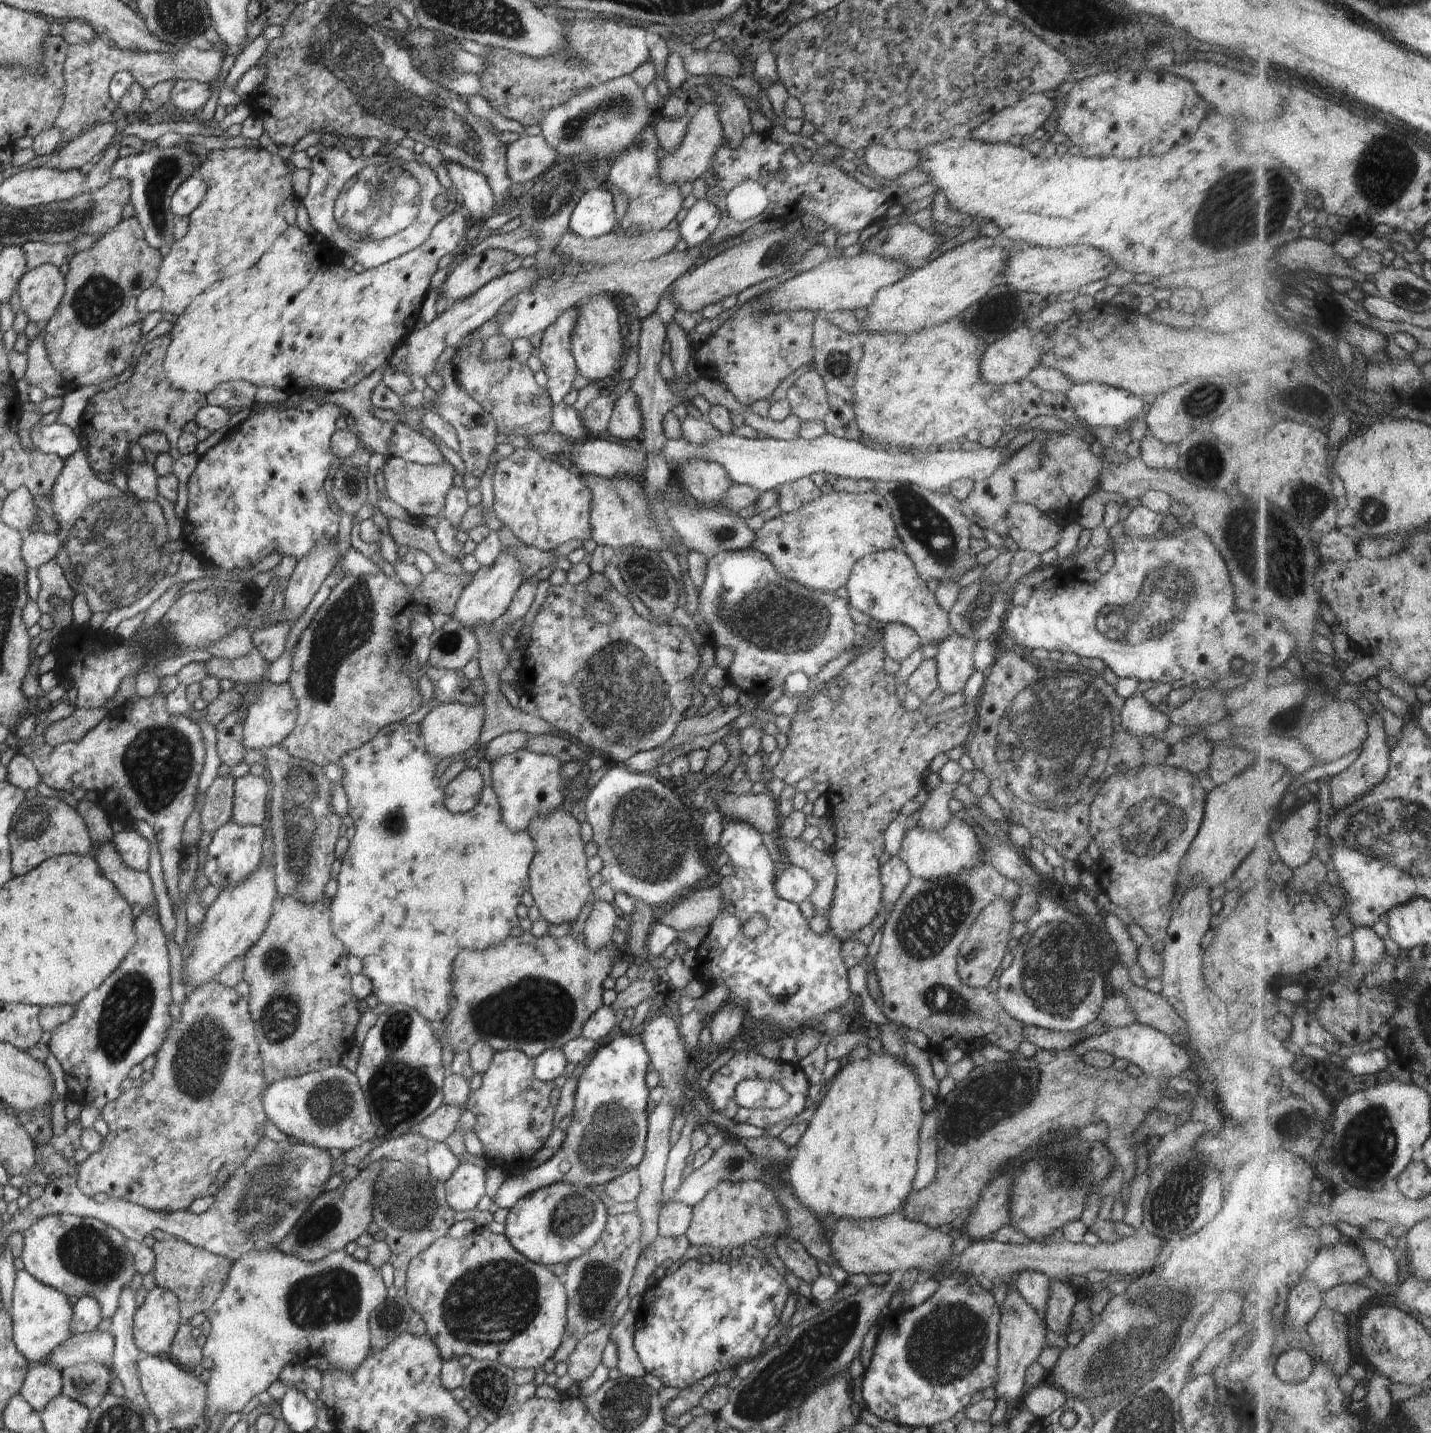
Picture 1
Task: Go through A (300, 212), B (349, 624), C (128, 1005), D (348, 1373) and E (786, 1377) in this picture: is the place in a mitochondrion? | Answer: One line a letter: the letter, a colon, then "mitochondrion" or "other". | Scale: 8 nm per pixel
A: other
B: mitochondrion
C: mitochondrion
D: other
E: mitochondrion

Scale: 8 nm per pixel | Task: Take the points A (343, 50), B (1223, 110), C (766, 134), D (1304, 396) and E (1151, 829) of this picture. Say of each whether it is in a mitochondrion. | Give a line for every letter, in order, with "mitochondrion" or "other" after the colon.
A: mitochondrion
B: other
C: other
D: mitochondrion
E: mitochondrion

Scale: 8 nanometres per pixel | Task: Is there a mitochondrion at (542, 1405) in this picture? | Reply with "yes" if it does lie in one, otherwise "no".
no

